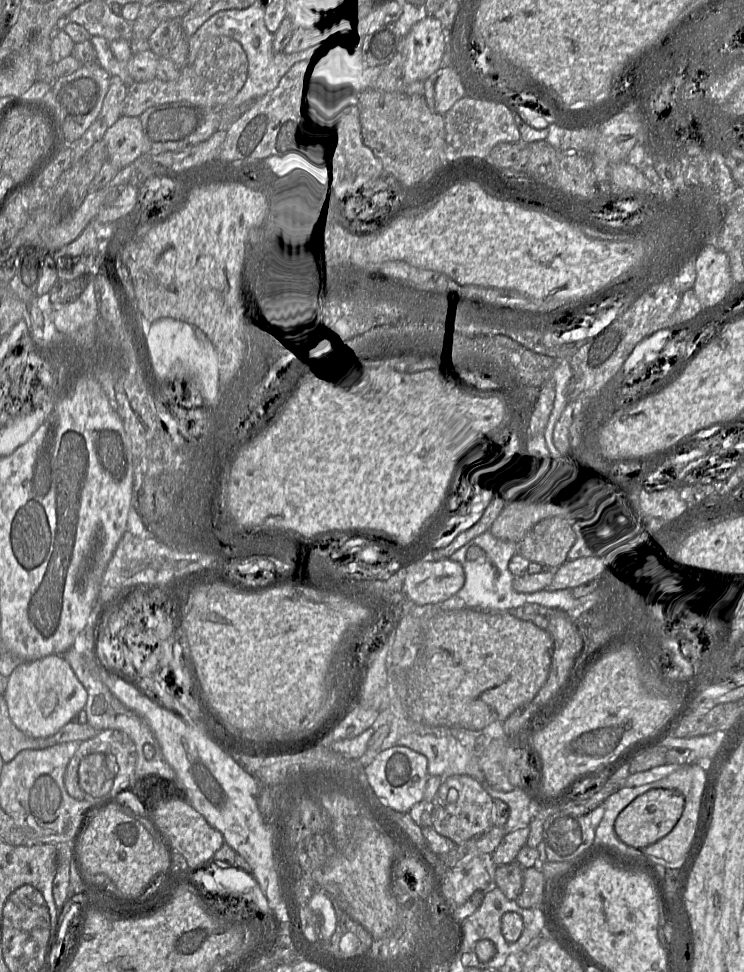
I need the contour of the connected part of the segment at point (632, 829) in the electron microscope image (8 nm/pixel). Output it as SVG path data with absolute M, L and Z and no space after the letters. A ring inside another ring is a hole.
M654 788L637 796L617 816L614 830L625 844L647 847L666 836L679 821L685 806L683 795L677 790Z

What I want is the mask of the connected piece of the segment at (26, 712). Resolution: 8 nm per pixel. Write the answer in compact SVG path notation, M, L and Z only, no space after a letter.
M49 655L18 665L8 677L4 698L15 726L32 737L49 737L84 709L87 691L62 655Z

